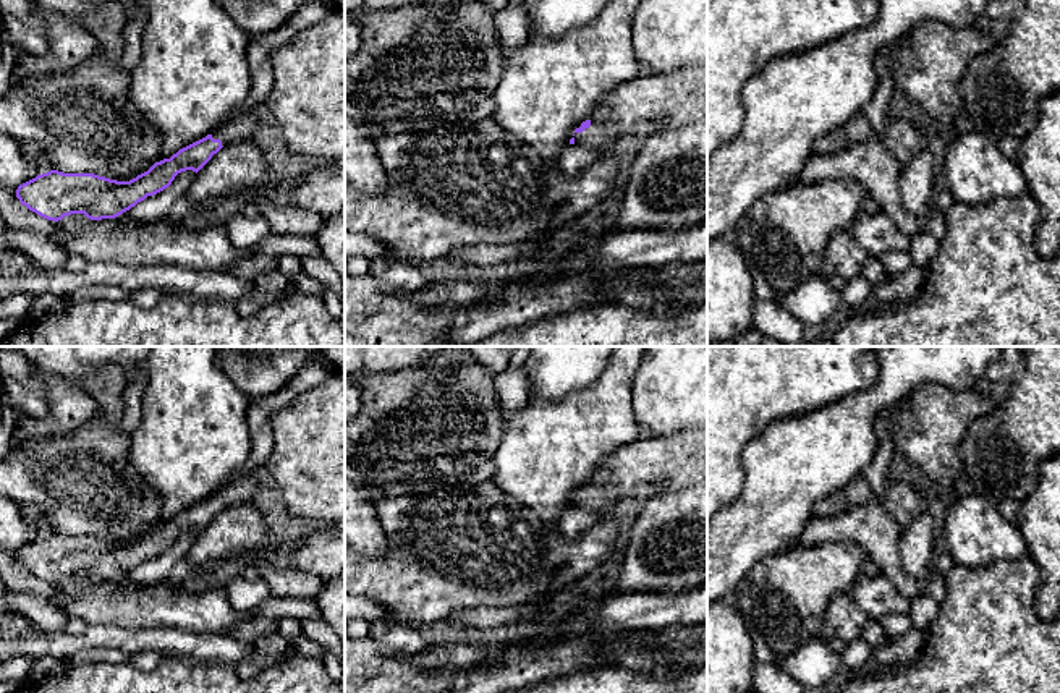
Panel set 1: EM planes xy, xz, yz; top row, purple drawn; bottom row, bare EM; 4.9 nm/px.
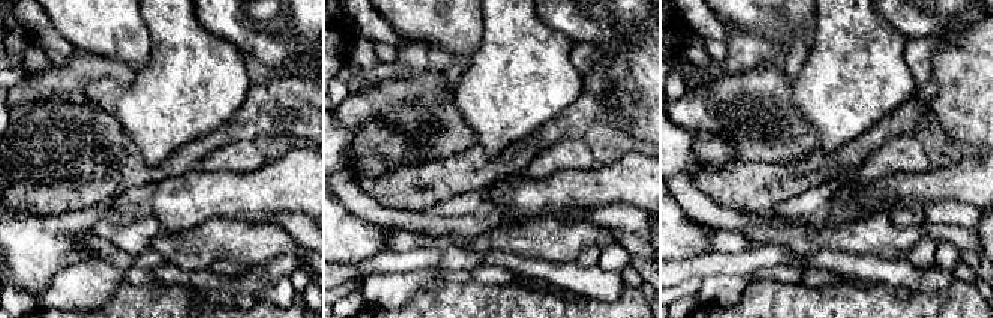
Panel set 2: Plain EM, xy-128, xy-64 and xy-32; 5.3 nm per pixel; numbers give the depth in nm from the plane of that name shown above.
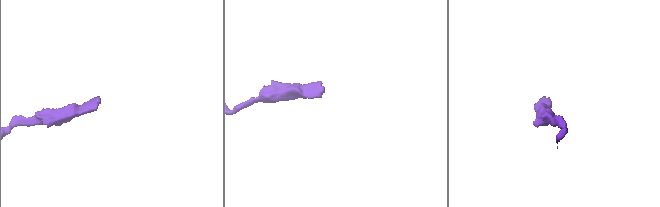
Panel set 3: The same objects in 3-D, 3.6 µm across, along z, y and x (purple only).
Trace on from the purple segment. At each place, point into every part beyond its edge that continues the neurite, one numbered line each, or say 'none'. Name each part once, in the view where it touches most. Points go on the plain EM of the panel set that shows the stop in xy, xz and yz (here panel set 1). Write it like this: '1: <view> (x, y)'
1: xz (677, 462)

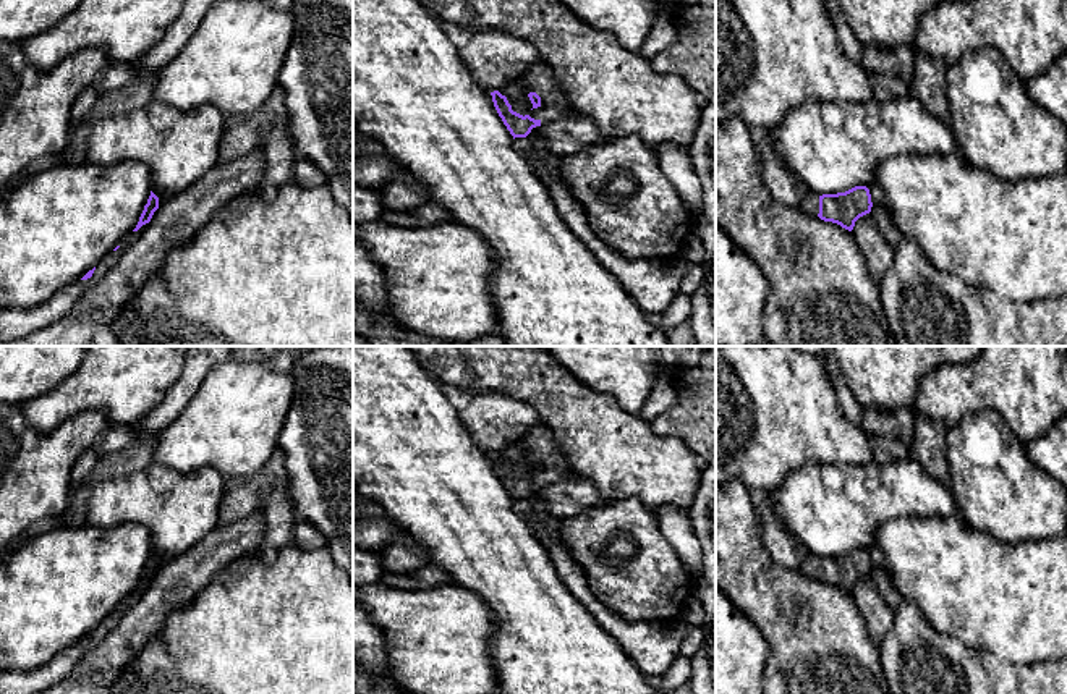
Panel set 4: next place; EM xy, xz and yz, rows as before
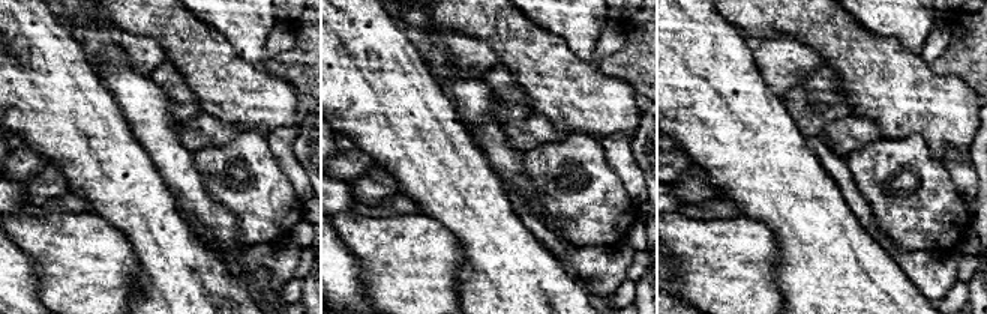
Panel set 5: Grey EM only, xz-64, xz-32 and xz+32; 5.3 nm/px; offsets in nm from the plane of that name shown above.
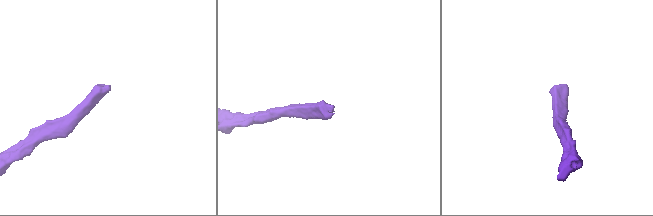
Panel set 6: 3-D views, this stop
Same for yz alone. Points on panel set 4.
1: yz (810, 567)

